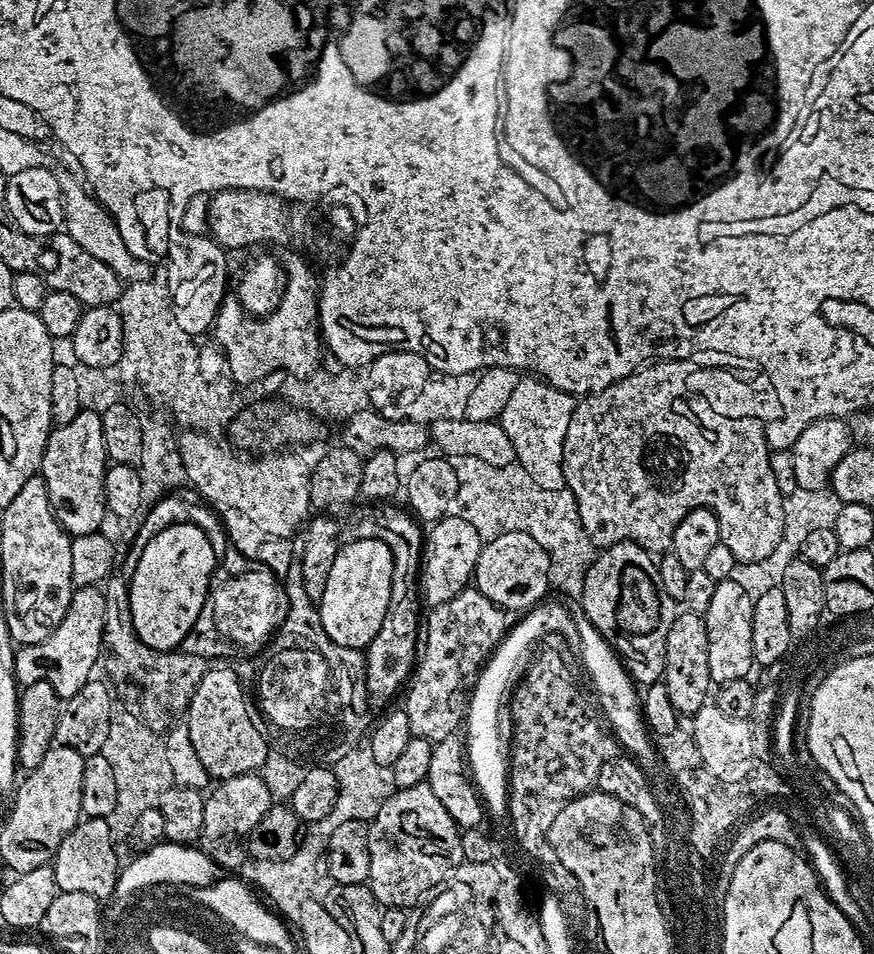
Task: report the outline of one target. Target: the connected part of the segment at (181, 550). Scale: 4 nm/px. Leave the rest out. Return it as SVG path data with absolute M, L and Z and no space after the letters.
M172 525L155 534L143 551L137 569L128 581L130 612L133 615L134 630L141 642L160 652L179 649L184 639L192 632L194 622L206 602L208 585L211 584L212 573L217 567L217 549L198 525Z

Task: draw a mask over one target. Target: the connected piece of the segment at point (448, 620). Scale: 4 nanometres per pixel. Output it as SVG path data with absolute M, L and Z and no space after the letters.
M474 586L463 588L461 592L454 594L454 598L450 598L450 602L435 605L429 612L432 613L429 616L427 613L426 616L426 635L422 640L422 651L407 685L408 697L402 704L402 711L408 715L413 736L421 736L435 742L447 736L455 736L461 731L477 676L495 651L497 644L505 637L510 628L510 621L504 617L507 616L505 609L490 602L490 598L486 598L486 594L482 594Z

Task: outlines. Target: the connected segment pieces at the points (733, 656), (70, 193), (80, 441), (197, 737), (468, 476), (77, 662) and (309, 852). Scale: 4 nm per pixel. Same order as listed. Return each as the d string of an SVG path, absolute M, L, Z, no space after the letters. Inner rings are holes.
M739 579L721 580L714 590L714 598L710 602L710 610L703 612L710 650L710 674L717 685L727 680L743 680L754 668L752 651L754 642L750 638L750 622L754 618L752 605L753 593L748 593L738 582Z
M66 174L60 176L60 189L64 192L64 222L68 236L74 238L74 242L78 242L82 250L94 254L98 262L106 262L106 266L110 266L110 270L114 270L114 274L120 277L121 281L152 280L153 265L149 261L134 258L134 254L126 250L126 242L122 242L122 234L112 221L112 215L100 205L91 191L79 179L77 180Z
M82 410L78 418L58 424L48 433L39 475L44 477L50 494L50 506L58 523L69 536L101 531L104 507L104 469L106 457L102 442L102 418L99 411Z
M212 666L198 683L198 688L194 691L193 700L189 704L186 715L190 742L194 742L194 752L202 761L202 766L206 766L209 777L217 781L229 780L235 776L247 776L261 771L264 759L270 752L270 744L260 733L258 725L252 721L252 716L248 713L248 700L244 697L244 688L240 685L240 680L231 672L228 666Z
M476 456L454 457L451 461L458 474L458 494L452 503L451 515L470 522L484 542L511 532L530 534L552 559L551 587L564 596L578 598L598 549L582 526L571 490L567 487L542 490L542 486L538 486L538 482L534 482L534 478L530 478L530 474L517 463L499 468Z
M77 587L72 594L72 601L66 610L59 626L52 629L50 638L46 638L37 644L25 644L15 653L16 657L16 683L23 686L33 684L34 682L50 682L54 686L56 695L61 701L71 698L86 686L88 680L93 679L96 668L96 659L101 659L103 640L103 615L106 611L106 602L104 601L103 591L99 587L91 588Z
M364 746L356 747L352 752L343 755L341 760L334 765L334 771L340 783L340 797L334 804L334 810L330 810L330 814L326 814L326 818L315 821L311 825L312 833L309 836L307 833L301 839L300 847L297 848L296 853L282 862L266 862L248 858L238 869L239 875L249 885L260 887L272 899L271 907L285 917L295 917L299 913L300 907L308 900L323 901L328 892L330 880L317 875L316 864L318 858L325 855L329 834L347 820L365 822L375 820L378 810L382 810L382 806L392 797L396 788L391 767L378 762L378 758L374 758L372 751Z

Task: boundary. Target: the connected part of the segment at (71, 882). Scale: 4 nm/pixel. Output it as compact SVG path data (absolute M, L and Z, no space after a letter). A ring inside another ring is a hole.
M81 819L58 846L50 863L59 891L75 890L81 894L90 894L95 900L108 902L115 890L117 876L121 873L122 864L116 861L117 841L112 835L107 820Z

